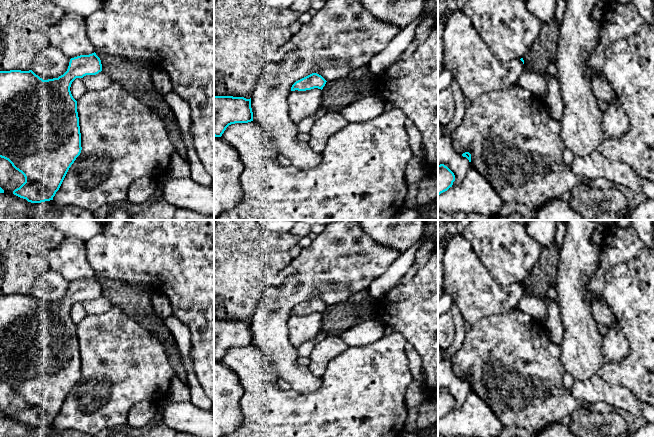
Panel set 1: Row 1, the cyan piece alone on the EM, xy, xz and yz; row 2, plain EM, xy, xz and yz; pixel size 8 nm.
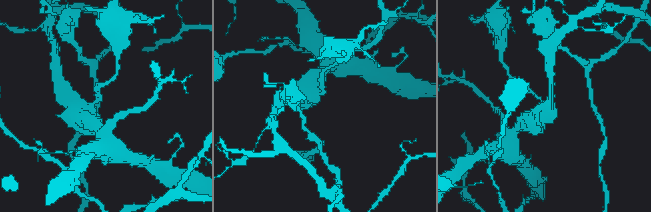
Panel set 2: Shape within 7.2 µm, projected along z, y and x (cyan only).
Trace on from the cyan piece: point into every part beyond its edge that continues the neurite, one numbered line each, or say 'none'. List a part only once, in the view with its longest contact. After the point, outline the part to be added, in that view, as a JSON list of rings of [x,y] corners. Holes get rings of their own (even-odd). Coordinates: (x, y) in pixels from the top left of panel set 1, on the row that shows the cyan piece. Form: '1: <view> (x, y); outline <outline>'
none

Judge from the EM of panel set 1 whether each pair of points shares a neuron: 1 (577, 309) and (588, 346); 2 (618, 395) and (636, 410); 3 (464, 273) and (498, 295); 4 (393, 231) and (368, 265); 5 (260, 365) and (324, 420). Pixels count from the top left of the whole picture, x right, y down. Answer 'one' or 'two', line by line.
1: one
2: one
3: one
4: two
5: one

